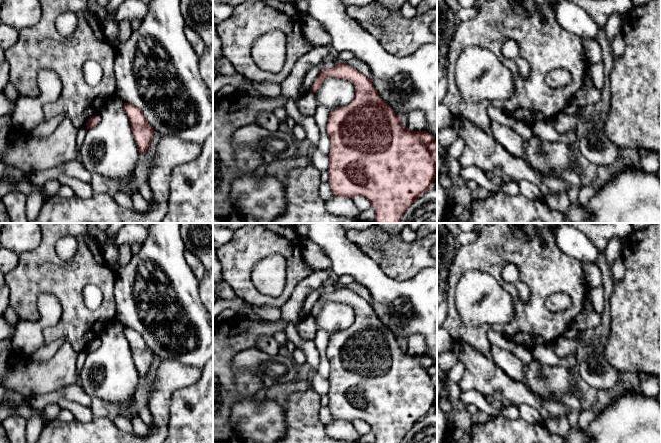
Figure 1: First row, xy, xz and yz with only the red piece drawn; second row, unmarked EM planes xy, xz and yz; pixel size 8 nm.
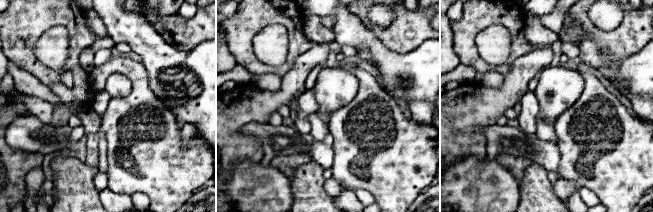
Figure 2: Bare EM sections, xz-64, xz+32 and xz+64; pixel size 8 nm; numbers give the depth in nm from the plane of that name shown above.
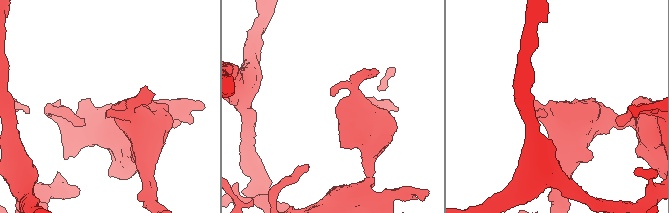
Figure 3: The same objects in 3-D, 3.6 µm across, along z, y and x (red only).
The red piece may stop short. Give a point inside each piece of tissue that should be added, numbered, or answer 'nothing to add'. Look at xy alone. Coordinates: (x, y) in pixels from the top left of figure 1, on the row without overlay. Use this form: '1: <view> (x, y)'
nothing to add

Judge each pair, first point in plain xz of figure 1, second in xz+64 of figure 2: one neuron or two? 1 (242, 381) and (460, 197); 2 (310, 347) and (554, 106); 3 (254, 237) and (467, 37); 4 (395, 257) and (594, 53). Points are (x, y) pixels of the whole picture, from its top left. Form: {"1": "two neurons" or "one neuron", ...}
{"1": "two neurons", "2": "two neurons", "3": "one neuron", "4": "one neuron"}

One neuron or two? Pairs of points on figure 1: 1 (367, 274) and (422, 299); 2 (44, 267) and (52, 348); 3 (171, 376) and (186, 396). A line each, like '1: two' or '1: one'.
1: one
2: two
3: two

